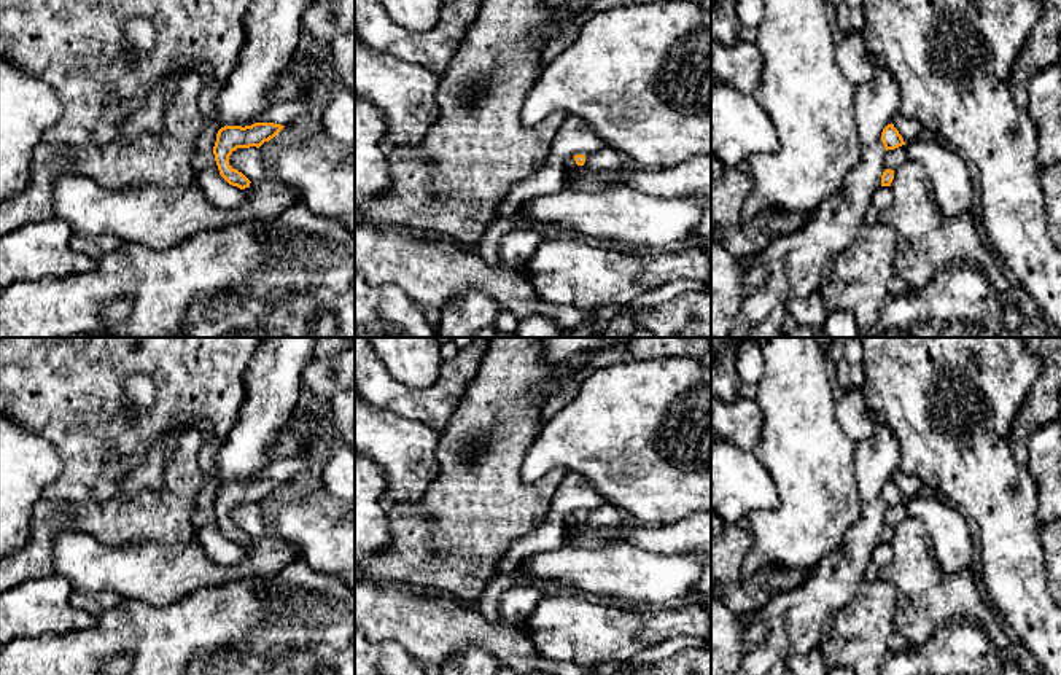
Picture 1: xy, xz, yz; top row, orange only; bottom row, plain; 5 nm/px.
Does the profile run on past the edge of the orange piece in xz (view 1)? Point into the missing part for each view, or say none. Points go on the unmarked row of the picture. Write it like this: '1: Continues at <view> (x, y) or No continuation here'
1: No continuation here

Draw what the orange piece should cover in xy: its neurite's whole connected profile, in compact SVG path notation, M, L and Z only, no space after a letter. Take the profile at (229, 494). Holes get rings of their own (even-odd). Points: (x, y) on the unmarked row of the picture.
M255 479L251 482L224 482L216 490L213 503L215 517L220 532L232 543L245 546L250 543L250 536L229 522L229 513L237 505L259 505L264 498L274 495L285 482L274 479Z

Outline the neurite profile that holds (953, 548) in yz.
M931 494L907 500L905 505L908 516L931 533L935 560L945 573L970 568L974 541L967 519L956 506Z

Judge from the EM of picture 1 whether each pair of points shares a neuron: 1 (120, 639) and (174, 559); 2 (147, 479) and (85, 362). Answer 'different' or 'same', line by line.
1: different
2: different

